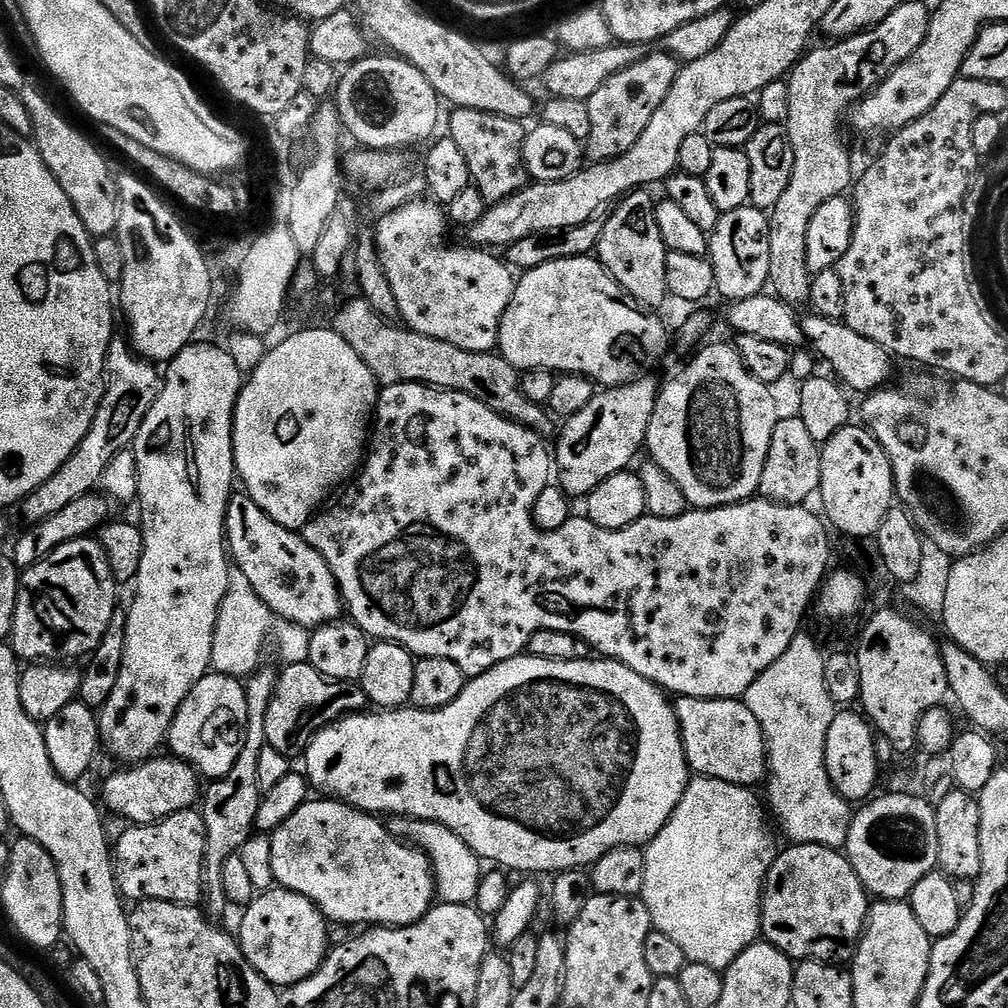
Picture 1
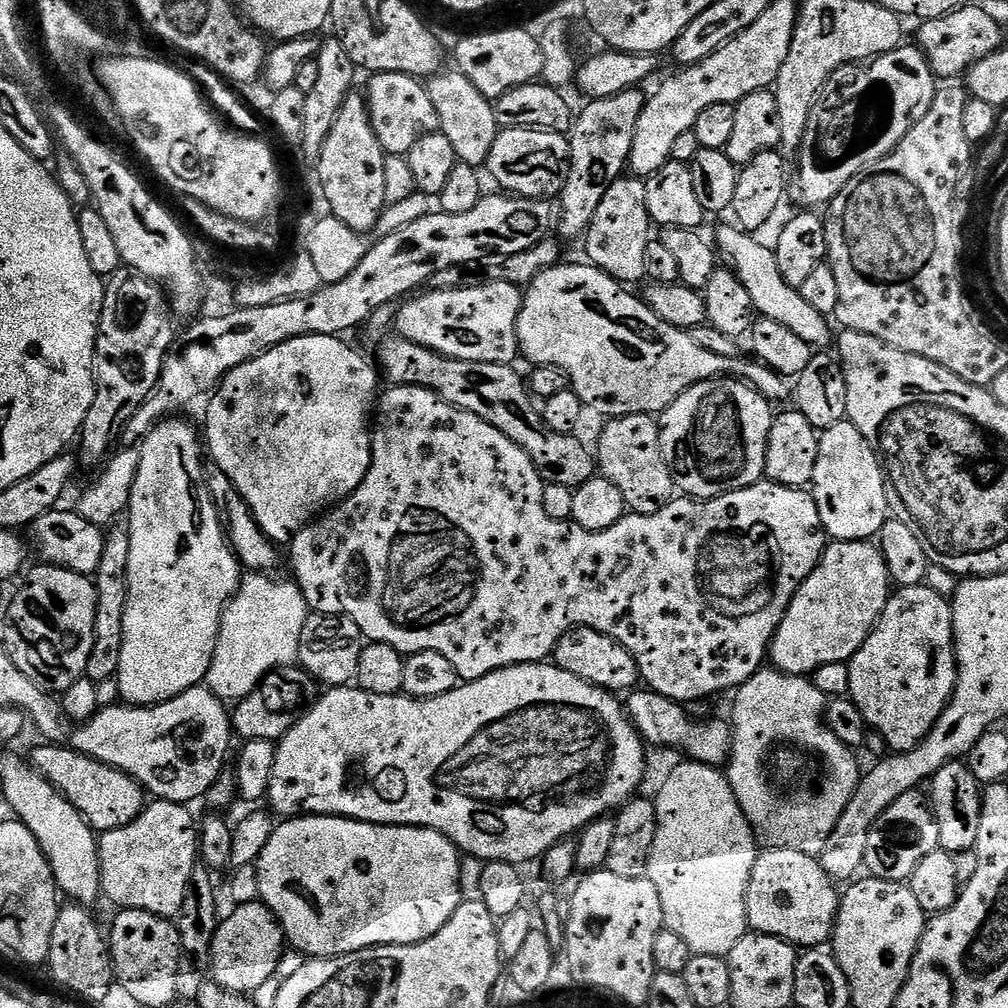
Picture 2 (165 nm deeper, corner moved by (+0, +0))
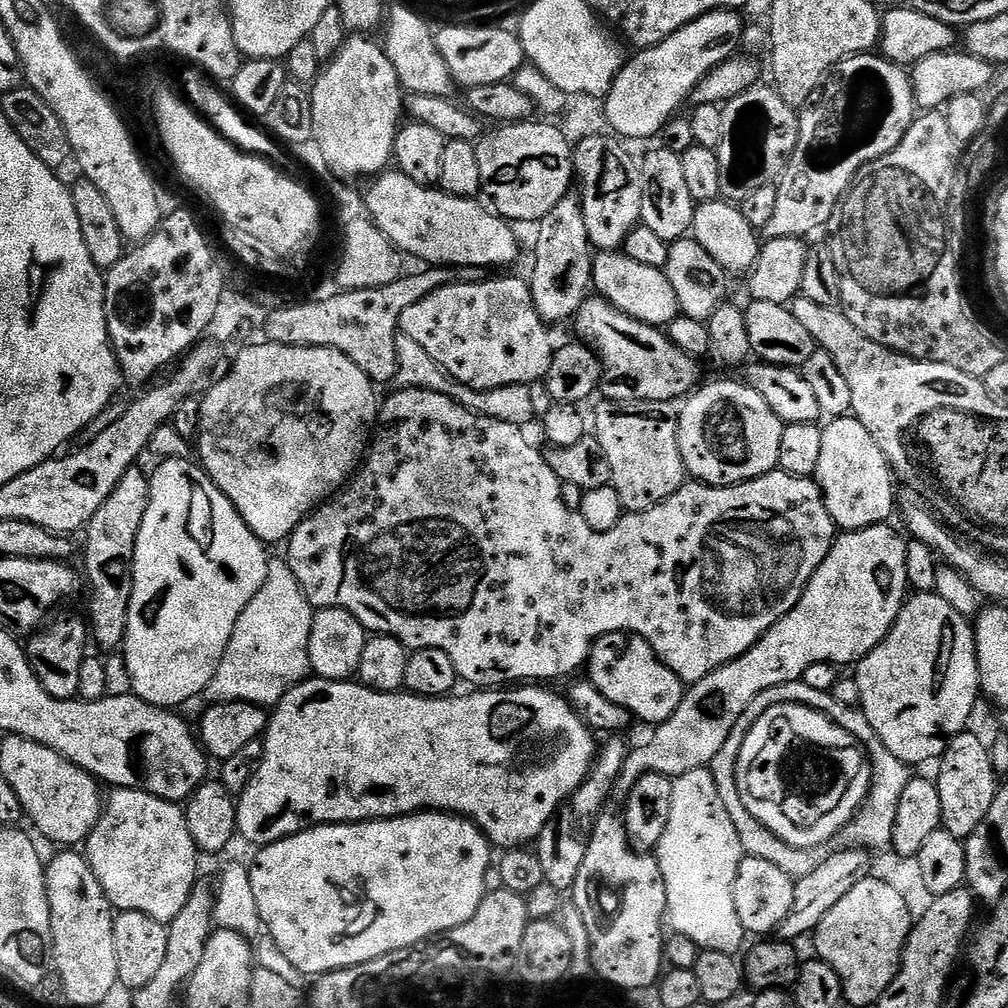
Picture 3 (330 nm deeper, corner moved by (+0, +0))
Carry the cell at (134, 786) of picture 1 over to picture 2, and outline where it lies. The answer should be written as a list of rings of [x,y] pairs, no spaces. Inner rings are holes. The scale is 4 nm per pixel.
[[[44,742],[41,743],[41,745],[41,748],[34,749],[32,756],[30,755],[32,767],[44,775],[48,781],[71,802],[74,806],[74,810],[78,810],[78,814],[82,814],[82,818],[87,820],[93,832],[103,834],[110,830],[118,830],[122,826],[134,822],[144,813],[146,807],[145,790],[130,774],[126,774],[122,770],[118,770],[109,764],[98,762],[92,756],[77,752],[76,749],[71,746],[60,748],[64,746],[56,742]]]

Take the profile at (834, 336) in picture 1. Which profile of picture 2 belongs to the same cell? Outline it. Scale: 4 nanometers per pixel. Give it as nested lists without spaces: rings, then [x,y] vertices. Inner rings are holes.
[[[732,222],[722,225],[716,232],[716,240],[714,239],[719,255],[723,259],[724,256],[728,259],[727,267],[735,272],[736,277],[742,282],[742,286],[746,286],[753,309],[763,319],[778,322],[780,325],[786,326],[786,330],[798,334],[798,338],[802,338],[802,342],[813,346],[828,344],[831,340],[833,343],[833,325],[830,323],[829,317],[818,314],[818,310],[813,310],[806,302],[806,298],[802,298],[799,288],[790,286],[790,282],[786,282],[786,278],[782,278],[782,270],[778,270],[778,258],[775,251],[769,245],[767,248],[762,241],[756,239],[760,238],[751,232],[744,231],[743,228]]]

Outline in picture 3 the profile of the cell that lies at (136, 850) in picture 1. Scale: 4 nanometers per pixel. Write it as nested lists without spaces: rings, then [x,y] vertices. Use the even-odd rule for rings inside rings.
[[[117,788],[111,794],[113,796],[109,800],[107,797],[100,820],[86,841],[86,859],[90,870],[94,870],[94,878],[98,878],[106,898],[116,912],[146,914],[166,926],[174,918],[178,918],[198,879],[198,849],[194,838],[190,838],[190,826],[184,817],[185,809],[179,803],[133,788]]]

